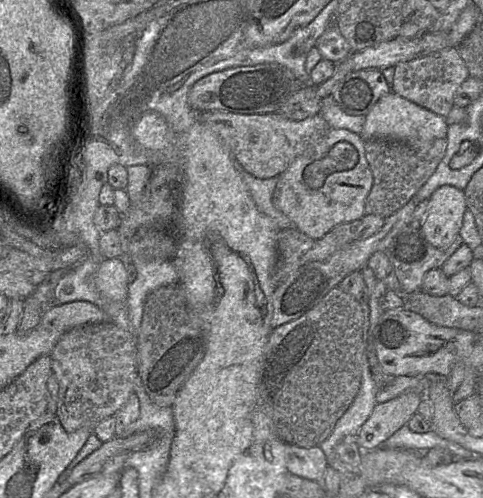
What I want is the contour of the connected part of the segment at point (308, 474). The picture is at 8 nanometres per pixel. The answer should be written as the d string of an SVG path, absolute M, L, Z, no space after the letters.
M287 445L286 466L292 475L322 482L328 462L324 451L318 446L301 448Z

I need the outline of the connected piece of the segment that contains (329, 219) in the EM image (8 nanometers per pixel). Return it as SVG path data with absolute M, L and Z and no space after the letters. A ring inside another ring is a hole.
M331 128L278 176L273 203L298 231L320 238L335 226L365 215L365 200L372 185L373 174L365 156L364 139L357 133Z

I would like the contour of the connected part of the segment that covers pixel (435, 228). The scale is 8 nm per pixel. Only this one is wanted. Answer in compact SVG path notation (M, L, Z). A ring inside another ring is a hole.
M443 185L429 197L421 231L437 248L449 246L457 237L467 209L464 191Z

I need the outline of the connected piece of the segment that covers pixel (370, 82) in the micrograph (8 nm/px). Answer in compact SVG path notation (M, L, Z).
M368 69L349 73L332 90L330 97L349 115L366 115L377 101L392 92L381 70Z

